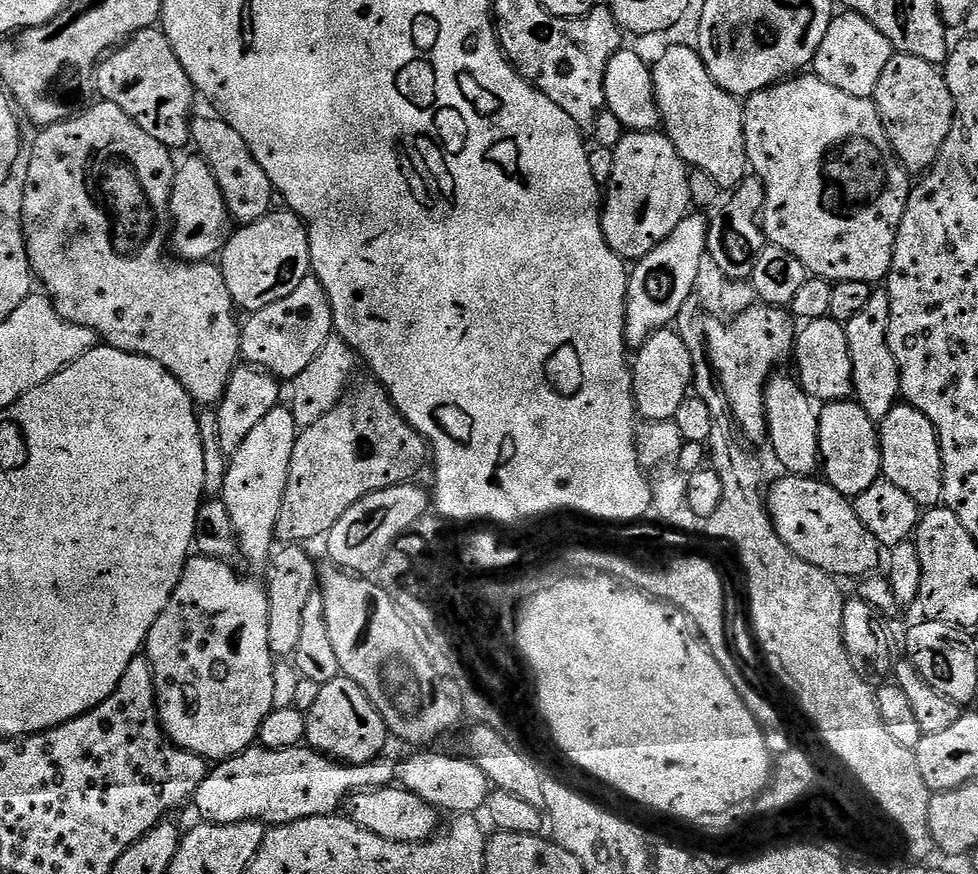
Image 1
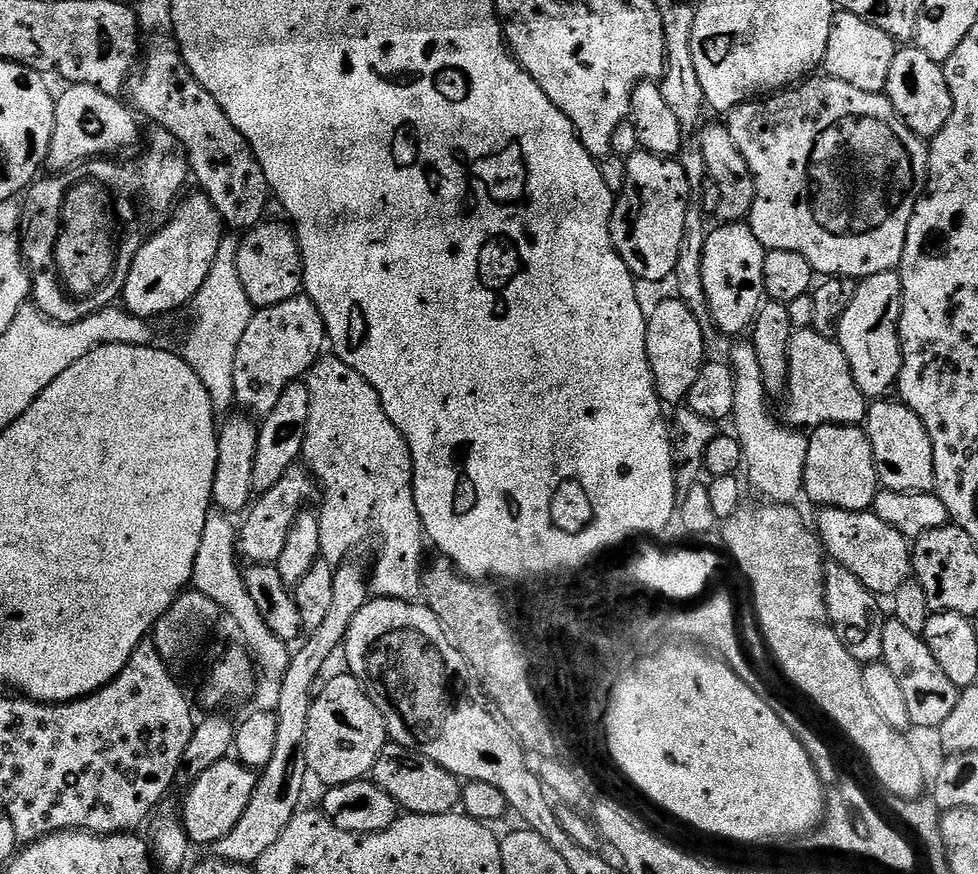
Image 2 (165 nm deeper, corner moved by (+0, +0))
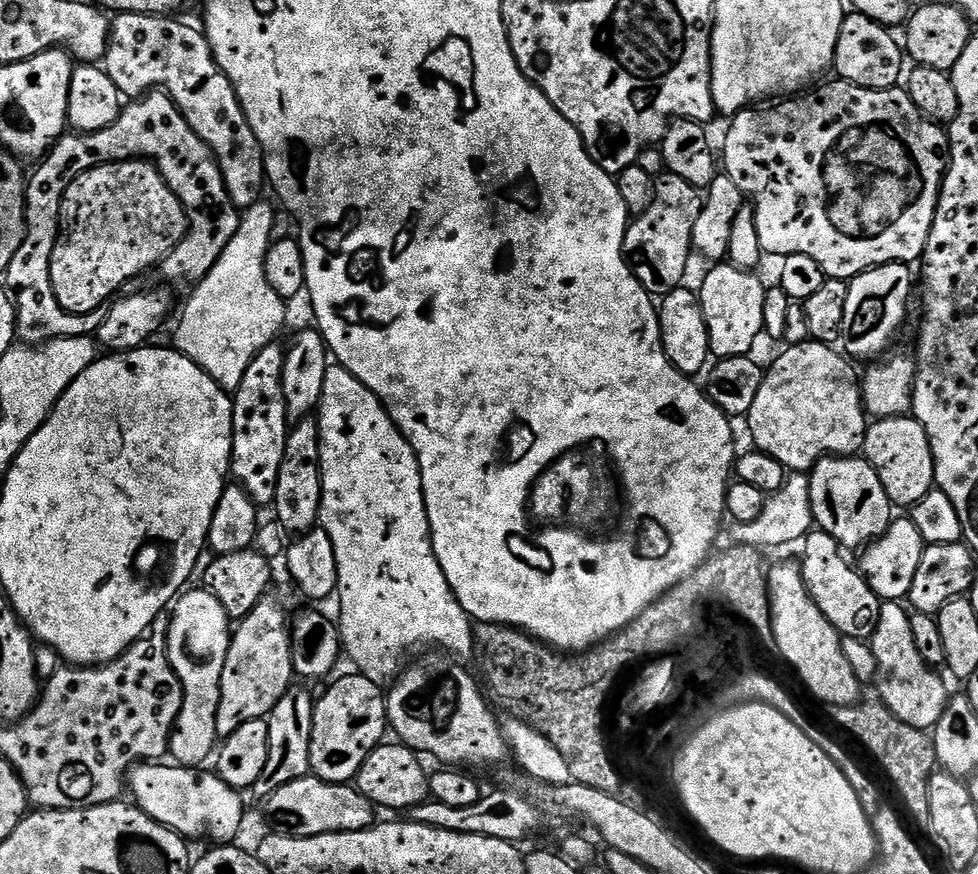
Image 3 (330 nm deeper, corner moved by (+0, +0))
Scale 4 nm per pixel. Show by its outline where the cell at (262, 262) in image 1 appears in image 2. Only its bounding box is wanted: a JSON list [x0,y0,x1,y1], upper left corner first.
[236,222,304,309]

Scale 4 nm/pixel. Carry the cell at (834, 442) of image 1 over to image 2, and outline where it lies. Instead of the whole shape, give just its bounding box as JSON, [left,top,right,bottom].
[804,424,878,512]

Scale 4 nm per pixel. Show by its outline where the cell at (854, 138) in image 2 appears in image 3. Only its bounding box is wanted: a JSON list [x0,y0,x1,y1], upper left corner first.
[722,78,950,281]

